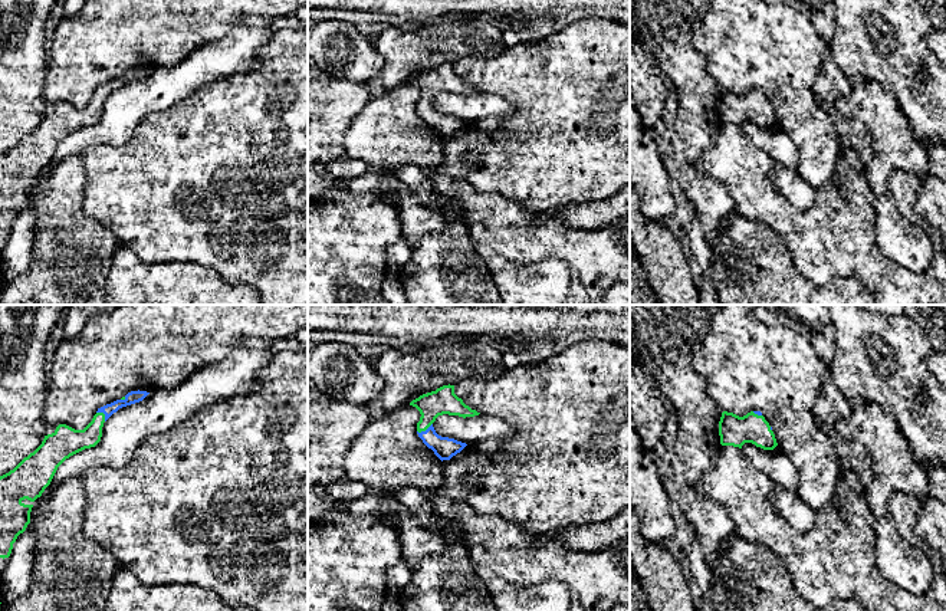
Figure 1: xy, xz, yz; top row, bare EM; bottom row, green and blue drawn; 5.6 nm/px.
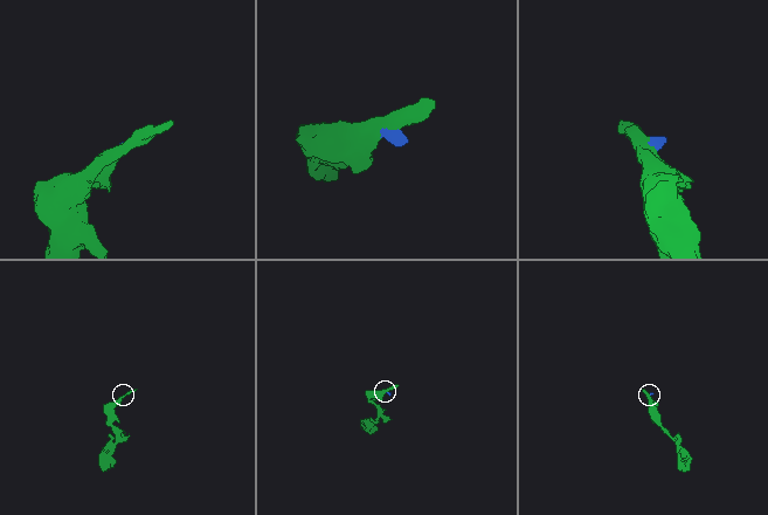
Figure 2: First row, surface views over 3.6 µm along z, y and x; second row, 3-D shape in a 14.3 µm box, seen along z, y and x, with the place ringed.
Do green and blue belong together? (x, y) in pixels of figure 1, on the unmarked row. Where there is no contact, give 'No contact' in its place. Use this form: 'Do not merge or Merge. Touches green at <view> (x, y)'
Merge. Touches green at xz (424, 108)

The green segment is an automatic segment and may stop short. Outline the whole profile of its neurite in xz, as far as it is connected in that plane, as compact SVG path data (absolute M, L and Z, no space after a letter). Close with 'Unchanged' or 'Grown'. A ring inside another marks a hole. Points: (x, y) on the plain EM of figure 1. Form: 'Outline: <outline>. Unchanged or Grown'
Outline: M450 62L420 73L413 78L410 83L415 85L421 92L420 99L417 101L418 115L441 139L450 138L467 122L454 116L438 114L433 105L436 96L443 92L459 93L463 96L480 92L466 83L463 78L454 72L454 63Z. Grown

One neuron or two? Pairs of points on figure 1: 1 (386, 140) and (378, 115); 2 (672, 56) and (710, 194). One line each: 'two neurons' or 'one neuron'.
1: one neuron
2: one neuron

